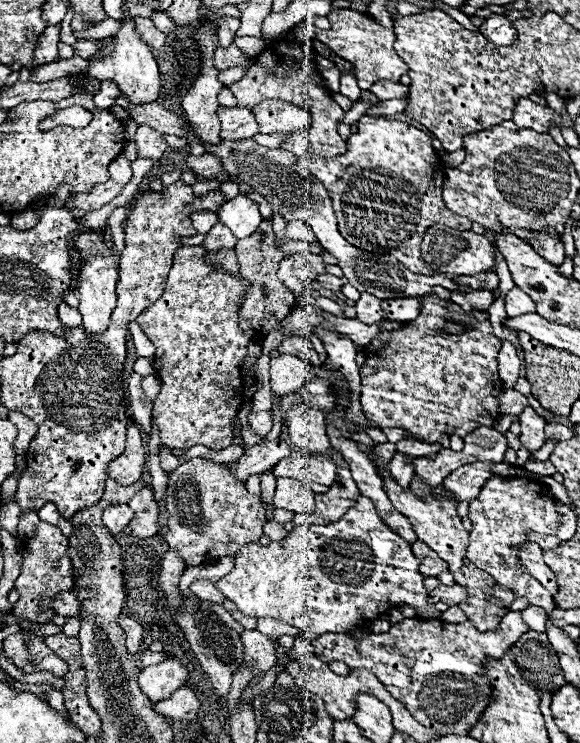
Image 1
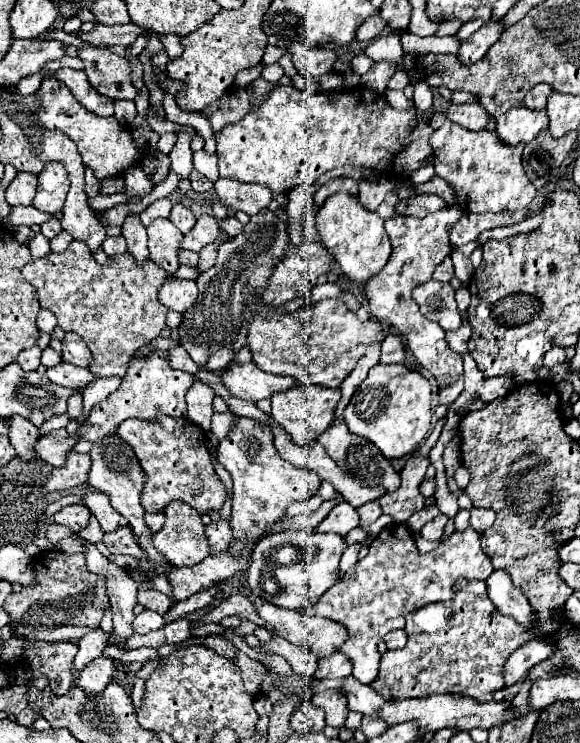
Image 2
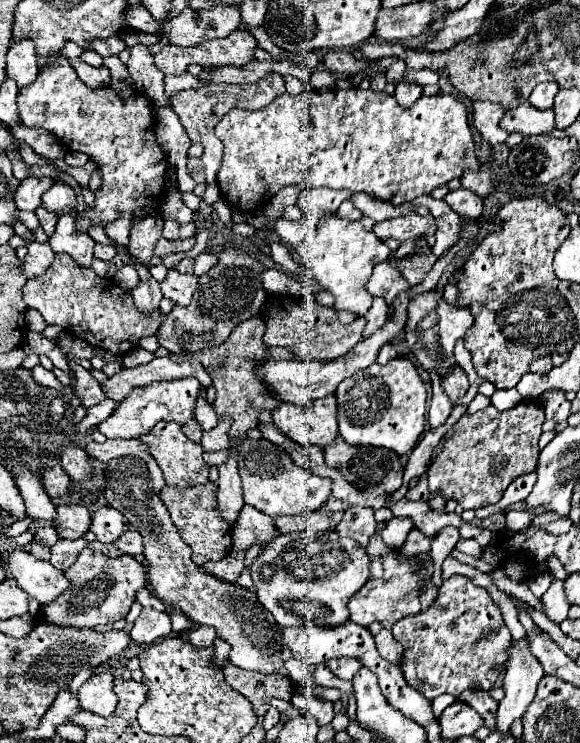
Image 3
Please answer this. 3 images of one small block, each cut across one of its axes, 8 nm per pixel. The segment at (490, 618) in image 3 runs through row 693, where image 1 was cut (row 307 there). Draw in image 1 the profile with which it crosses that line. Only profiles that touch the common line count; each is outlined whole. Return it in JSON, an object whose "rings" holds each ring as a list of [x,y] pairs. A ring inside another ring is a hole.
{"rings":[[[426,294],[426,296],[422,296],[422,308],[420,308],[420,314],[418,314],[418,318],[416,320],[410,320],[410,322],[406,322],[406,324],[402,324],[398,330],[382,330],[368,346],[366,346],[366,350],[364,350],[364,356],[366,356],[366,362],[362,364],[362,368],[360,368],[360,374],[362,374],[362,398],[360,398],[360,402],[362,402],[362,408],[364,408],[364,414],[366,414],[366,418],[372,422],[372,424],[378,424],[380,428],[402,428],[402,430],[406,430],[412,438],[410,440],[420,440],[420,442],[428,442],[428,444],[438,444],[438,442],[442,442],[442,438],[450,438],[450,436],[460,436],[460,438],[464,438],[466,434],[470,434],[470,432],[474,432],[476,428],[480,428],[480,426],[488,426],[488,428],[492,428],[494,426],[494,422],[500,418],[500,414],[498,414],[498,398],[500,398],[500,394],[504,392],[504,382],[500,380],[500,376],[498,376],[498,350],[500,350],[500,338],[498,336],[494,336],[494,332],[492,332],[492,326],[490,326],[490,314],[486,312],[486,310],[472,310],[472,312],[464,312],[458,304],[454,304],[454,302],[448,302],[448,306],[442,306],[442,300],[438,298],[438,296],[434,296],[434,294]],[[452,318],[456,318],[456,320],[464,320],[464,322],[468,322],[468,324],[474,324],[474,328],[466,328],[462,334],[446,334],[444,332],[444,328],[448,326],[448,322],[452,320]]]}

